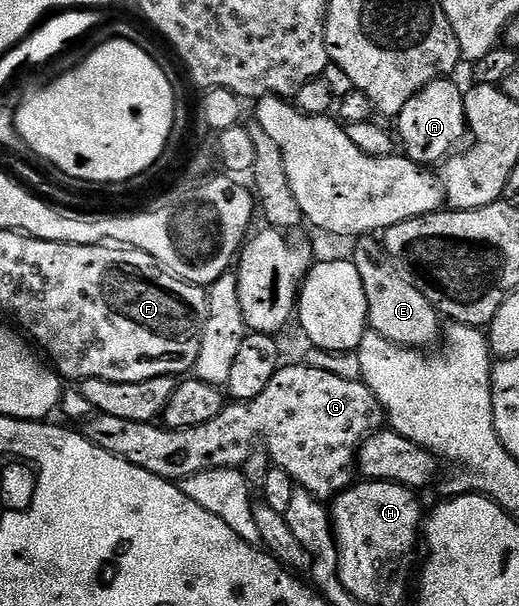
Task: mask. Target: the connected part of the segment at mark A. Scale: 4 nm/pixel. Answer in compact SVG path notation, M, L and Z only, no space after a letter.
M440 79L429 83L421 91L417 91L417 95L413 95L413 99L405 103L405 107L401 107L397 118L397 137L401 142L402 152L418 165L435 167L431 165L438 166L446 162L464 144L463 136L468 136L464 90L458 89L453 82L451 79Z

